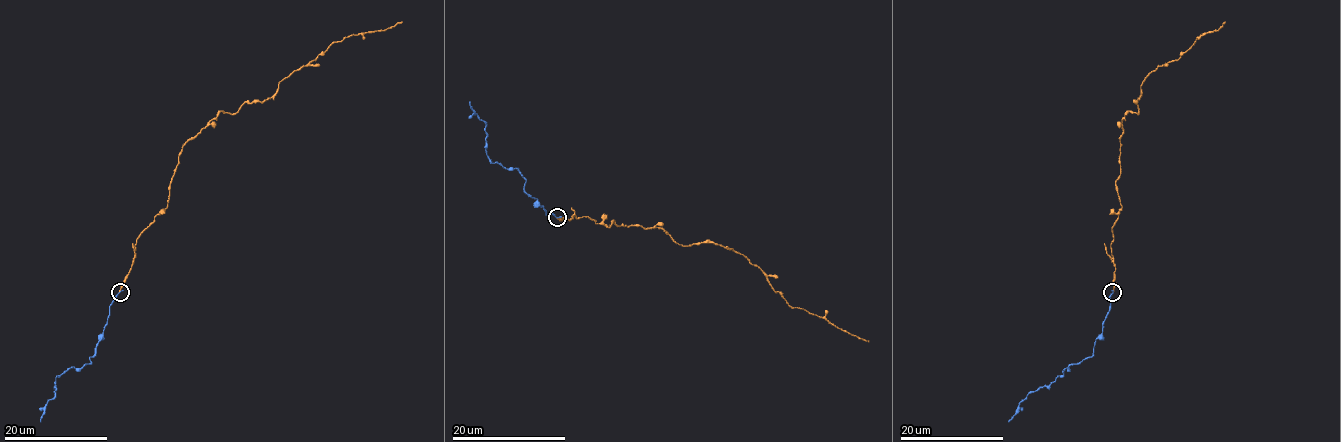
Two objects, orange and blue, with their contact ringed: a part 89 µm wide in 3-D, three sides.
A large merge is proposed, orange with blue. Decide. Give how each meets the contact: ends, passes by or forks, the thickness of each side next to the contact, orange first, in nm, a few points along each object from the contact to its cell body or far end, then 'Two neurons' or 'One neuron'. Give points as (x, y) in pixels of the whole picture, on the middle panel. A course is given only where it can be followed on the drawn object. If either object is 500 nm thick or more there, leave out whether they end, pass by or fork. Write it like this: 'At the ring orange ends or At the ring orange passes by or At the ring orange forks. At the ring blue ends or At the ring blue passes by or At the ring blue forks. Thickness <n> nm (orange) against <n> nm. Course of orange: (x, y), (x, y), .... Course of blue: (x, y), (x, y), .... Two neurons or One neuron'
At the ring orange ends. At the ring blue ends. Thickness 130 nm (orange) against 160 nm. Course of orange: (557, 217), (658, 227), (684, 246), (732, 249), (789, 305), (869, 341). Course of blue: (557, 217), (546, 213), (524, 190), (526, 179), (516, 169), (493, 163), (486, 155), (486, 123), (469, 102). One neuron

